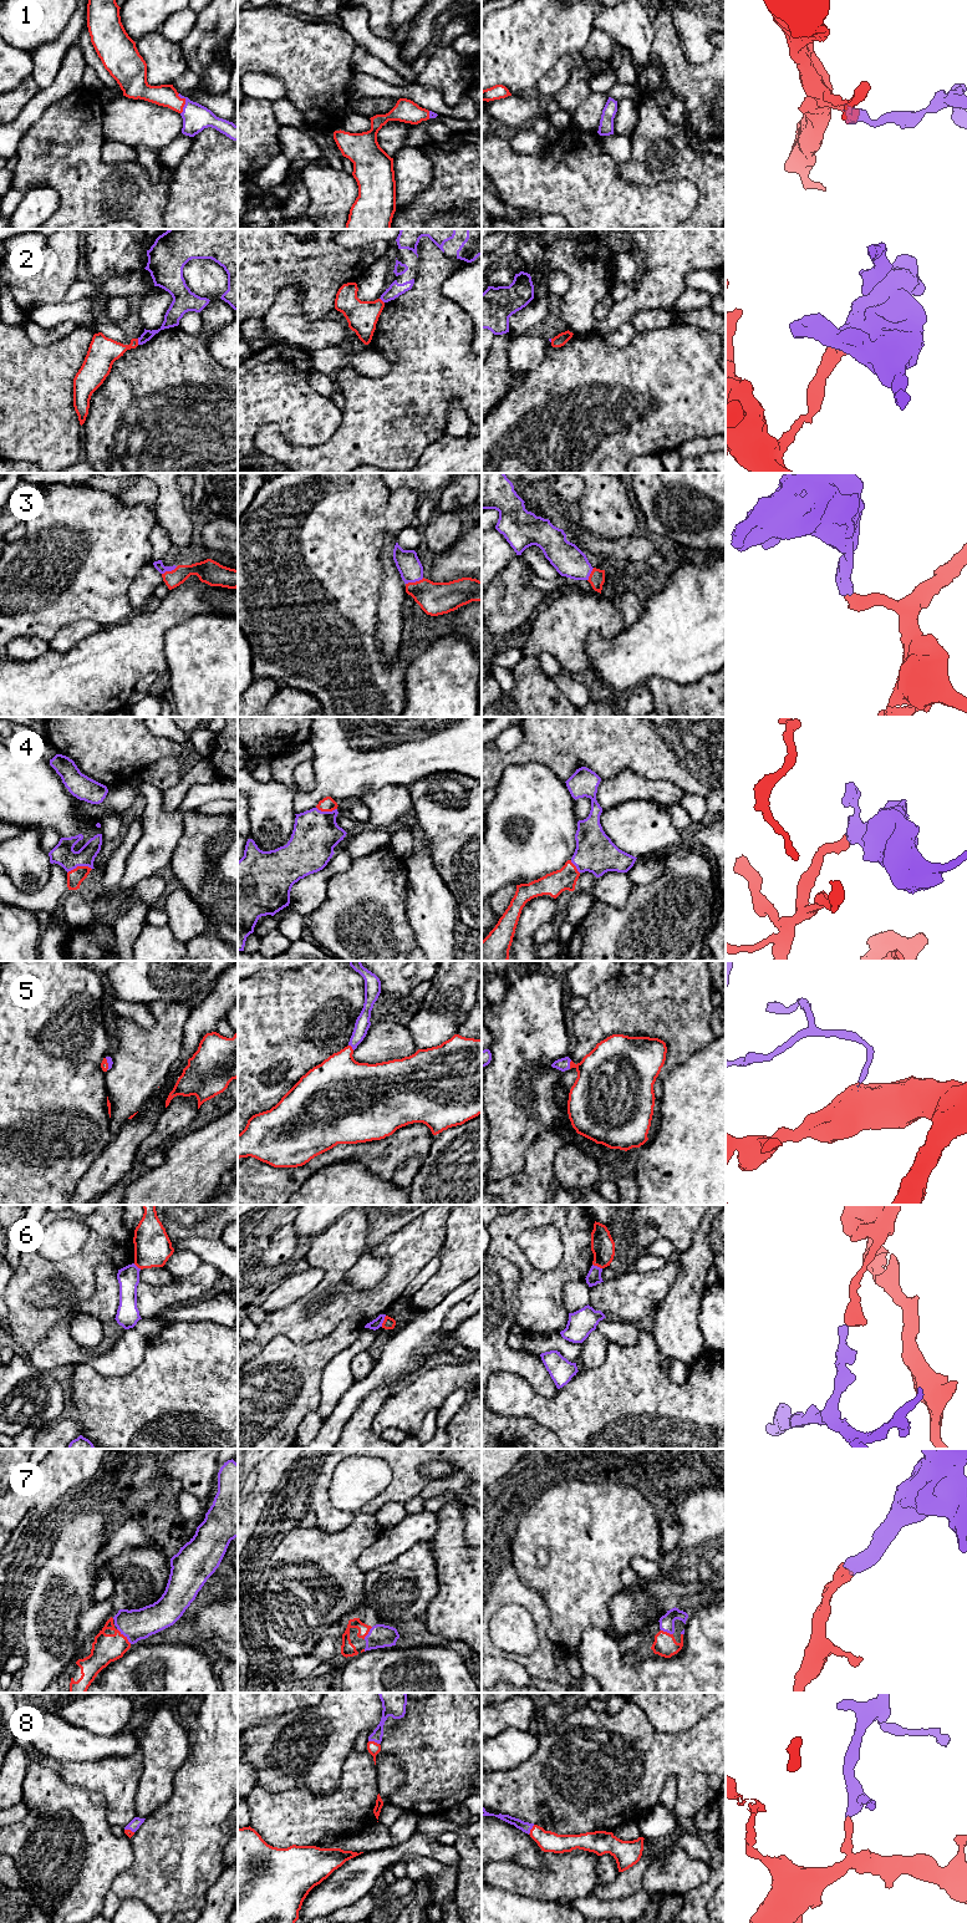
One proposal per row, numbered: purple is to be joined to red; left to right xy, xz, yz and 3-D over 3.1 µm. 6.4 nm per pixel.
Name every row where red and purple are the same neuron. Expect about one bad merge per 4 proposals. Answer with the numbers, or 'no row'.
1, 3, 4, 5, 7, 8

